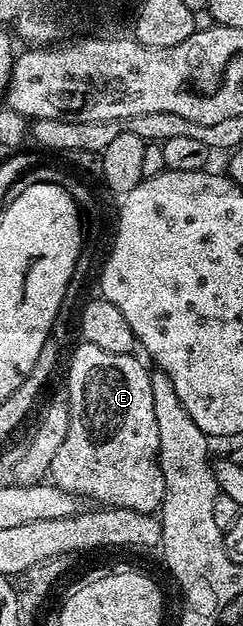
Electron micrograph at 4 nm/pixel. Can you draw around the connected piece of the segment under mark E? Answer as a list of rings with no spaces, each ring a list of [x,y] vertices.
[[[79,342],[74,356],[70,359],[70,372],[66,375],[66,395],[70,408],[70,420],[68,421],[68,437],[64,437],[64,445],[60,445],[56,457],[52,461],[48,472],[54,486],[64,489],[70,495],[77,495],[83,500],[95,499],[95,504],[107,507],[123,507],[132,511],[139,511],[145,515],[157,512],[162,506],[164,497],[164,473],[160,471],[158,464],[158,434],[156,433],[156,413],[152,413],[152,385],[150,384],[150,371],[147,364],[138,360],[137,354],[121,355],[120,353],[108,353],[105,349],[96,349],[96,345]]]

